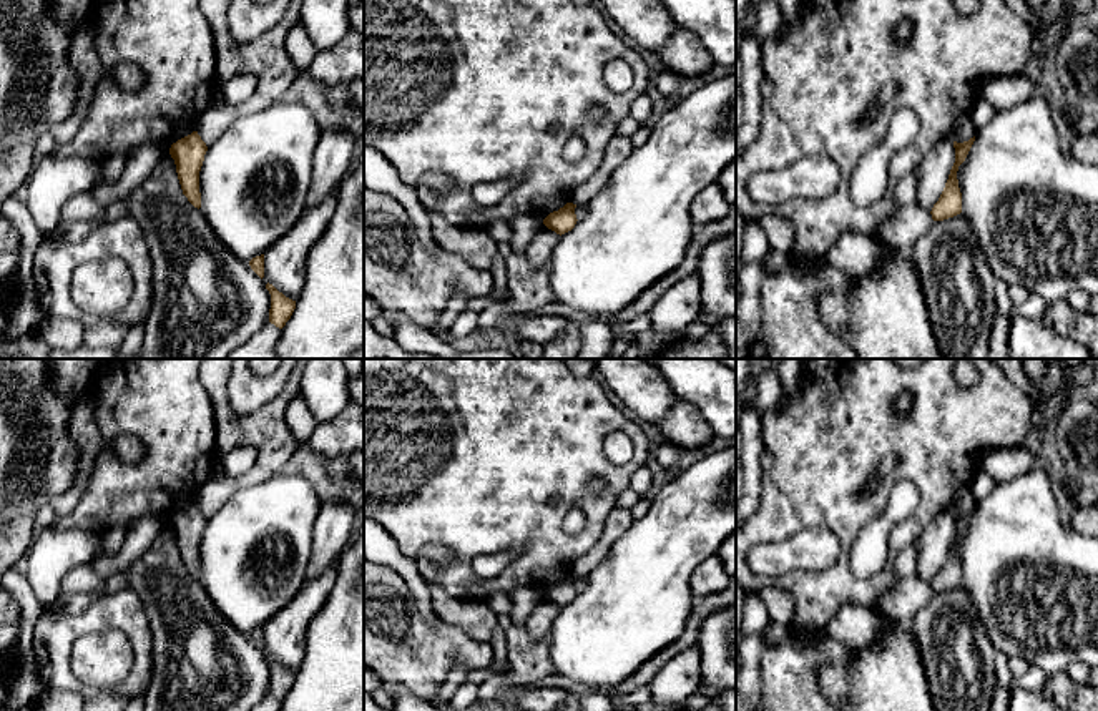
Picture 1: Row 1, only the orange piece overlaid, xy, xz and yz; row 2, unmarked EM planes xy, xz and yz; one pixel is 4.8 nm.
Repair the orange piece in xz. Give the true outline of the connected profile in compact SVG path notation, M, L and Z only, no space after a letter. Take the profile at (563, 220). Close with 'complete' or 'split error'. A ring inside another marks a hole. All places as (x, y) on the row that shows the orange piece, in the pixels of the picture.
M566 203L563 208L558 211L550 213L545 219L543 224L555 231L556 234L565 234L571 231L576 224L576 214L575 214L576 204Z; complete

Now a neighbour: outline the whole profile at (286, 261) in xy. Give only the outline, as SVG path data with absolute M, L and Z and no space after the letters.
M337 188L317 206L306 209L297 224L264 253L264 284L297 301L306 279L307 256L324 234L337 201Z

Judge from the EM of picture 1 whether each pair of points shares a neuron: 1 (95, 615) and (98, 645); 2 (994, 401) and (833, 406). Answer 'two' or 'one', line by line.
1: two
2: one

